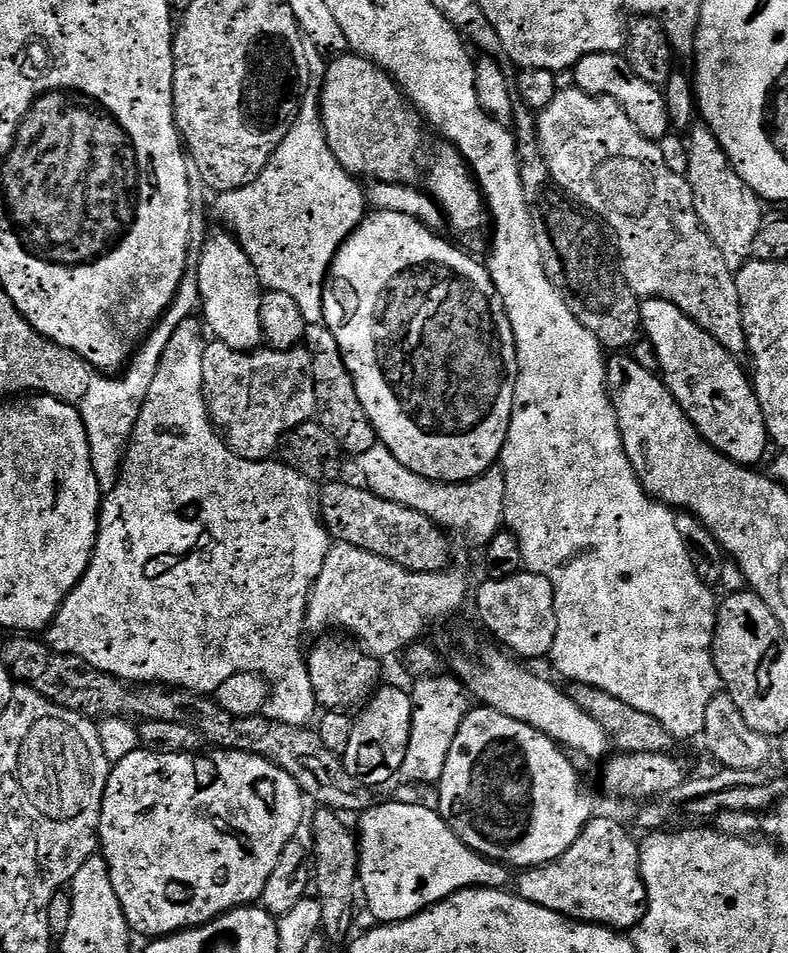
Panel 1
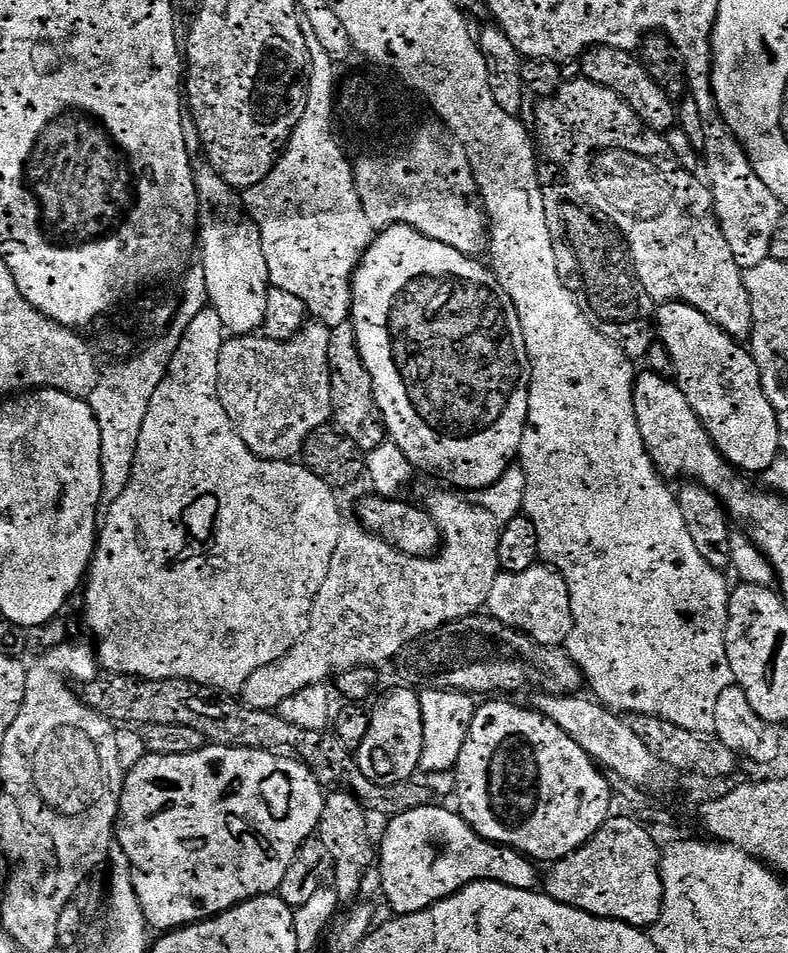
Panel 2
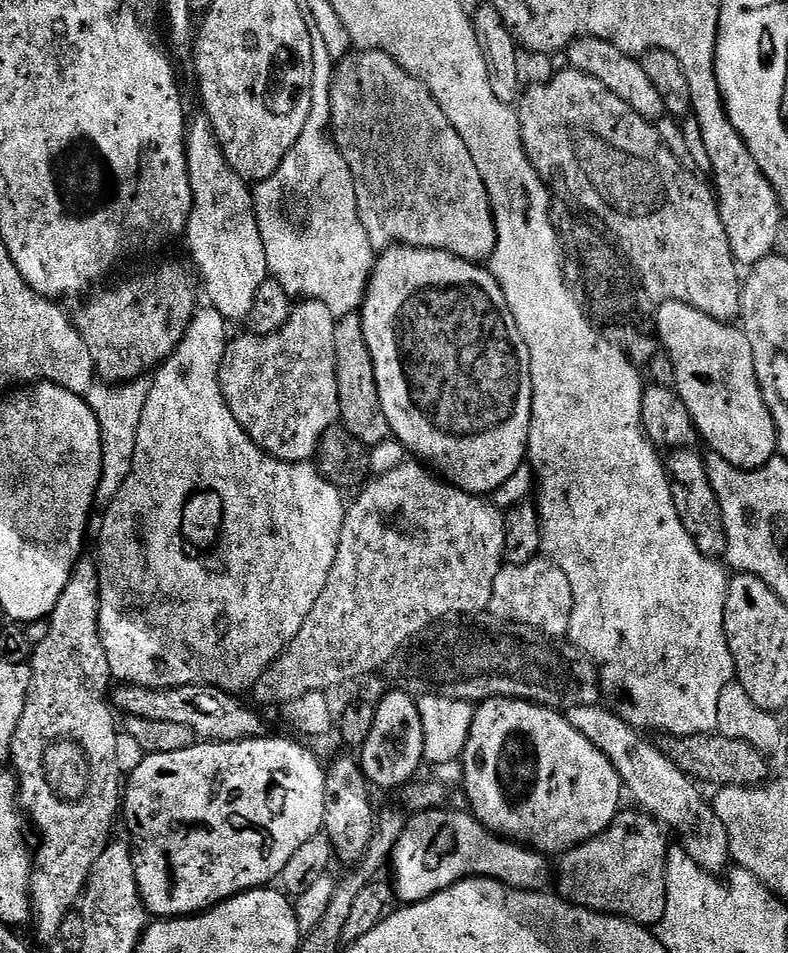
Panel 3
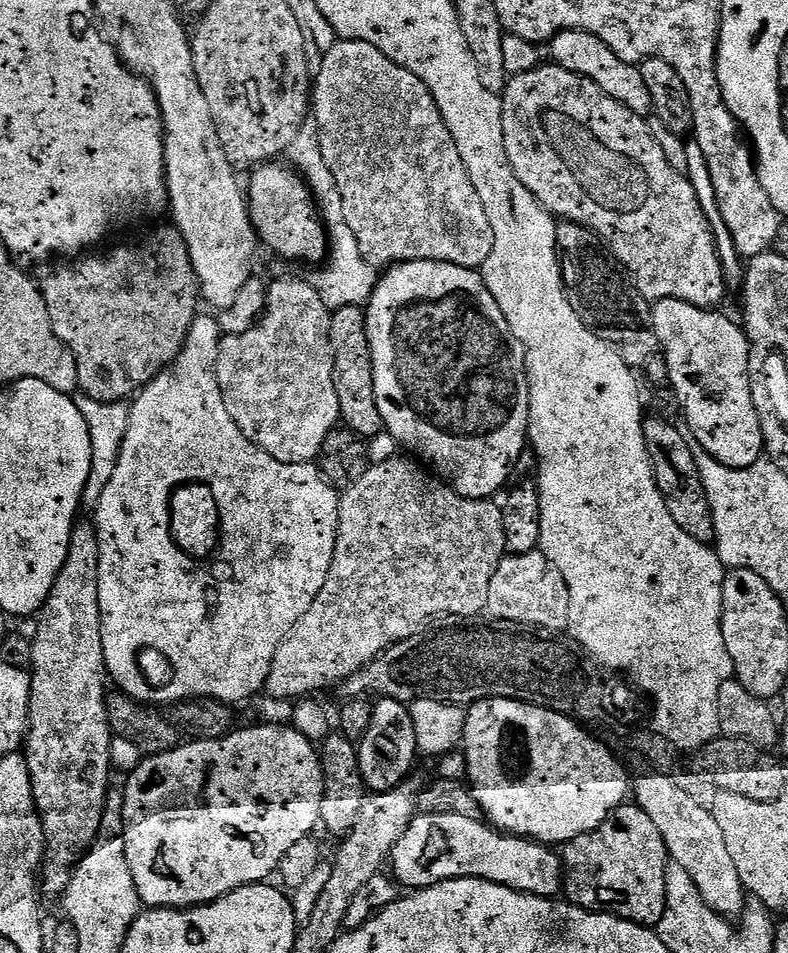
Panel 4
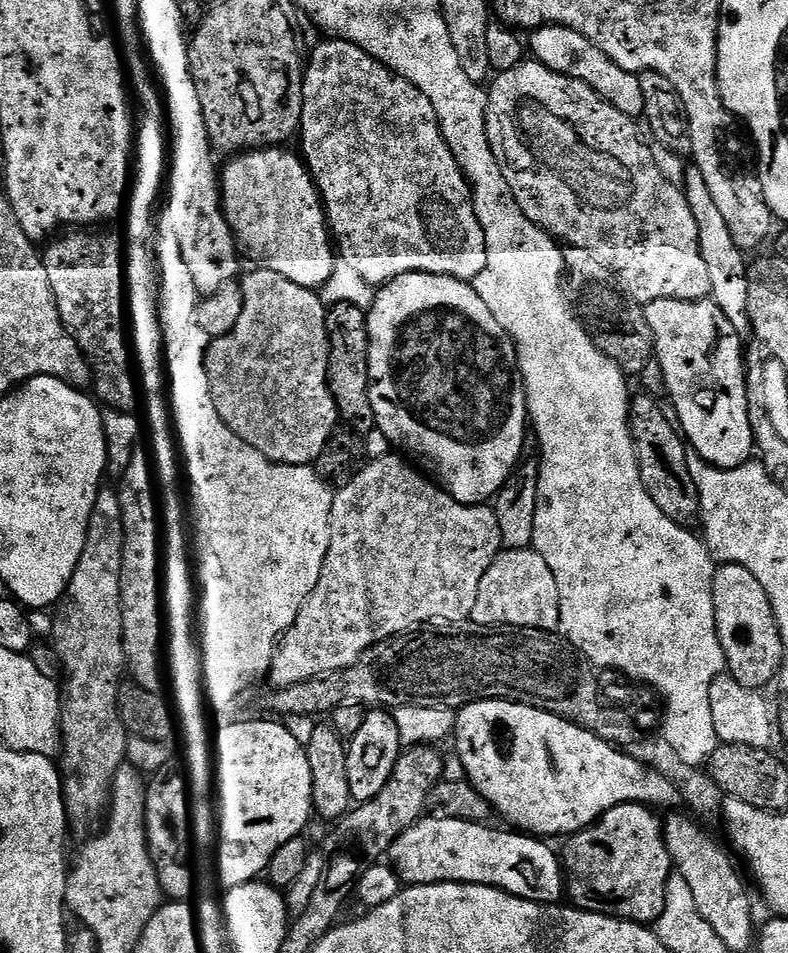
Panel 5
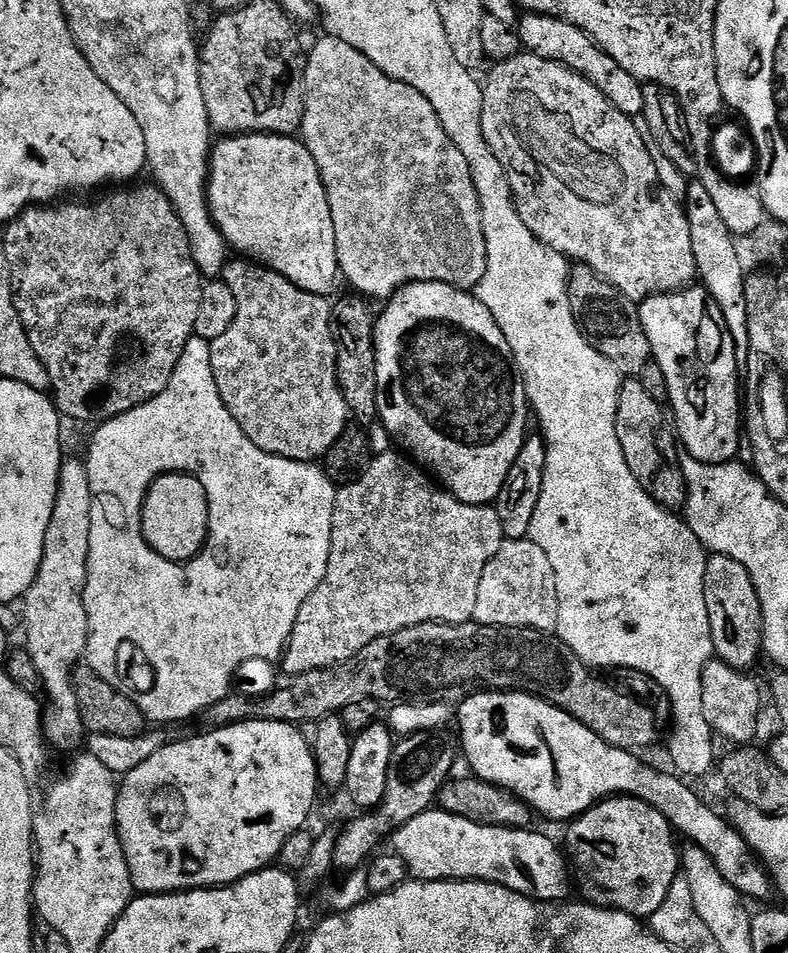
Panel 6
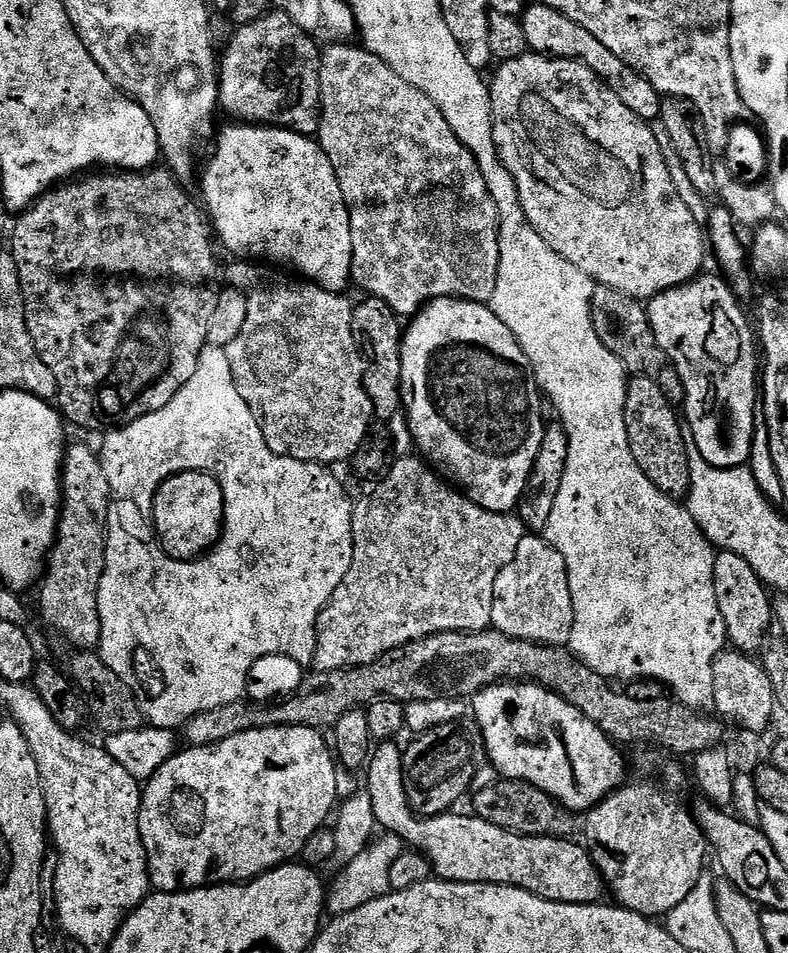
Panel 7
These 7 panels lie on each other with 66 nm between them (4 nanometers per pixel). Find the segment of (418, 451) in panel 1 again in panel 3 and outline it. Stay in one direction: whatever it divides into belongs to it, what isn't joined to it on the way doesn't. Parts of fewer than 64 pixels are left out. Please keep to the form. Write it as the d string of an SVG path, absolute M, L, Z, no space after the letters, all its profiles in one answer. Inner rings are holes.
M397 244L395 246L388 246L383 249L384 252L375 257L372 265L372 272L368 278L366 291L364 293L364 300L362 307L359 309L358 315L361 322L361 328L364 331L364 342L369 350L369 356L372 359L373 374L376 379L377 396L380 399L380 406L382 414L388 423L388 431L405 449L408 448L413 452L417 461L423 462L429 469L435 470L447 483L452 484L455 488L461 488L464 492L471 492L473 494L492 494L497 488L500 488L506 482L506 478L510 478L510 474L514 474L514 470L518 470L518 466L525 463L526 451L528 448L528 427L532 421L532 413L530 411L530 404L527 399L520 397L520 376L522 380L522 356L516 353L518 350L517 341L514 339L514 328L510 323L509 312L507 308L506 298L503 296L503 291L500 289L499 282L495 280L487 267L481 266L479 263L463 260L449 252L442 250L434 250L433 248L411 248L408 244Z

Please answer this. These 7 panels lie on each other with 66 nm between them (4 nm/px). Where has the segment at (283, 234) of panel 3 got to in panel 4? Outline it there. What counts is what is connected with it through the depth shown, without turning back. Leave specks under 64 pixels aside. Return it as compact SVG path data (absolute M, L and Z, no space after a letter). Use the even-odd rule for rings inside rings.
M305 123L301 128L298 138L294 138L292 143L291 156L291 167L304 177L305 182L312 189L312 195L319 207L324 226L328 230L330 251L326 257L326 263L319 269L321 272L314 277L314 283L320 291L321 298L332 310L355 304L367 305L372 298L372 291L376 288L378 272L377 269L368 265L366 258L362 258L358 248L358 238L354 238L354 230L350 230L350 226L346 222L342 194L338 190L334 174L330 174L330 166L326 166L326 158L322 156L320 134L315 123Z

